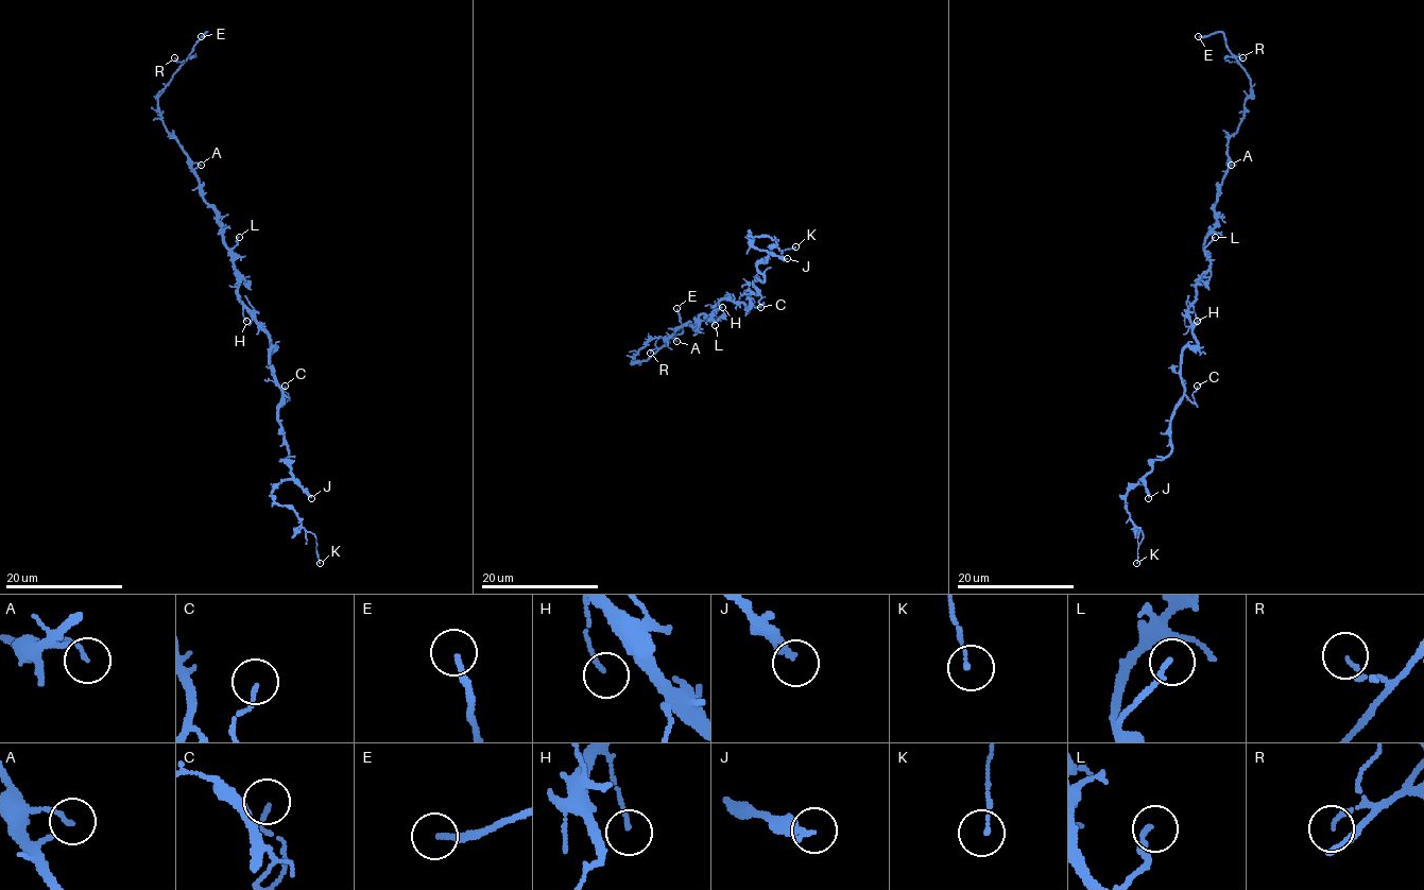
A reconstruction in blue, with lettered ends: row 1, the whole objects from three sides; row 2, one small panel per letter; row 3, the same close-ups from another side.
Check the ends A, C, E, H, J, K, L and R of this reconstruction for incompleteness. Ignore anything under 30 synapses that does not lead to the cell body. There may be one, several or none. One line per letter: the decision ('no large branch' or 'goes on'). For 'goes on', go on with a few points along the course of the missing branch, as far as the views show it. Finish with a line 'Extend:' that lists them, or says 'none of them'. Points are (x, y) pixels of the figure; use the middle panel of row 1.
A: no large branch
C: no large branch
E: goes on | (676, 308), (676, 300), (663, 277), (653, 246), (631, 232), (628, 224)
H: no large branch
J: no large branch
K: no large branch
L: no large branch
R: no large branch
Extend: E

